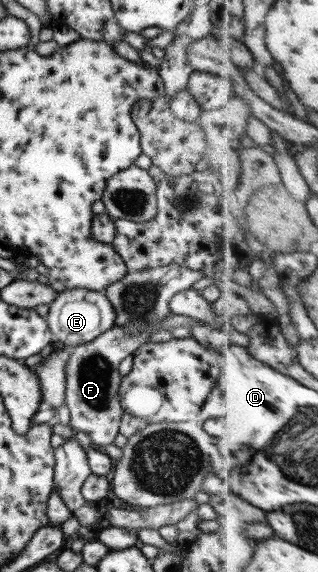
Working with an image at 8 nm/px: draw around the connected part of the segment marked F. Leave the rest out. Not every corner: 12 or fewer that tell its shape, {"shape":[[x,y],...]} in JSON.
{"shape":[[168,314],[142,334],[113,326],[70,349],[64,403],[92,447],[123,415],[118,364],[152,329],[194,326]]}

